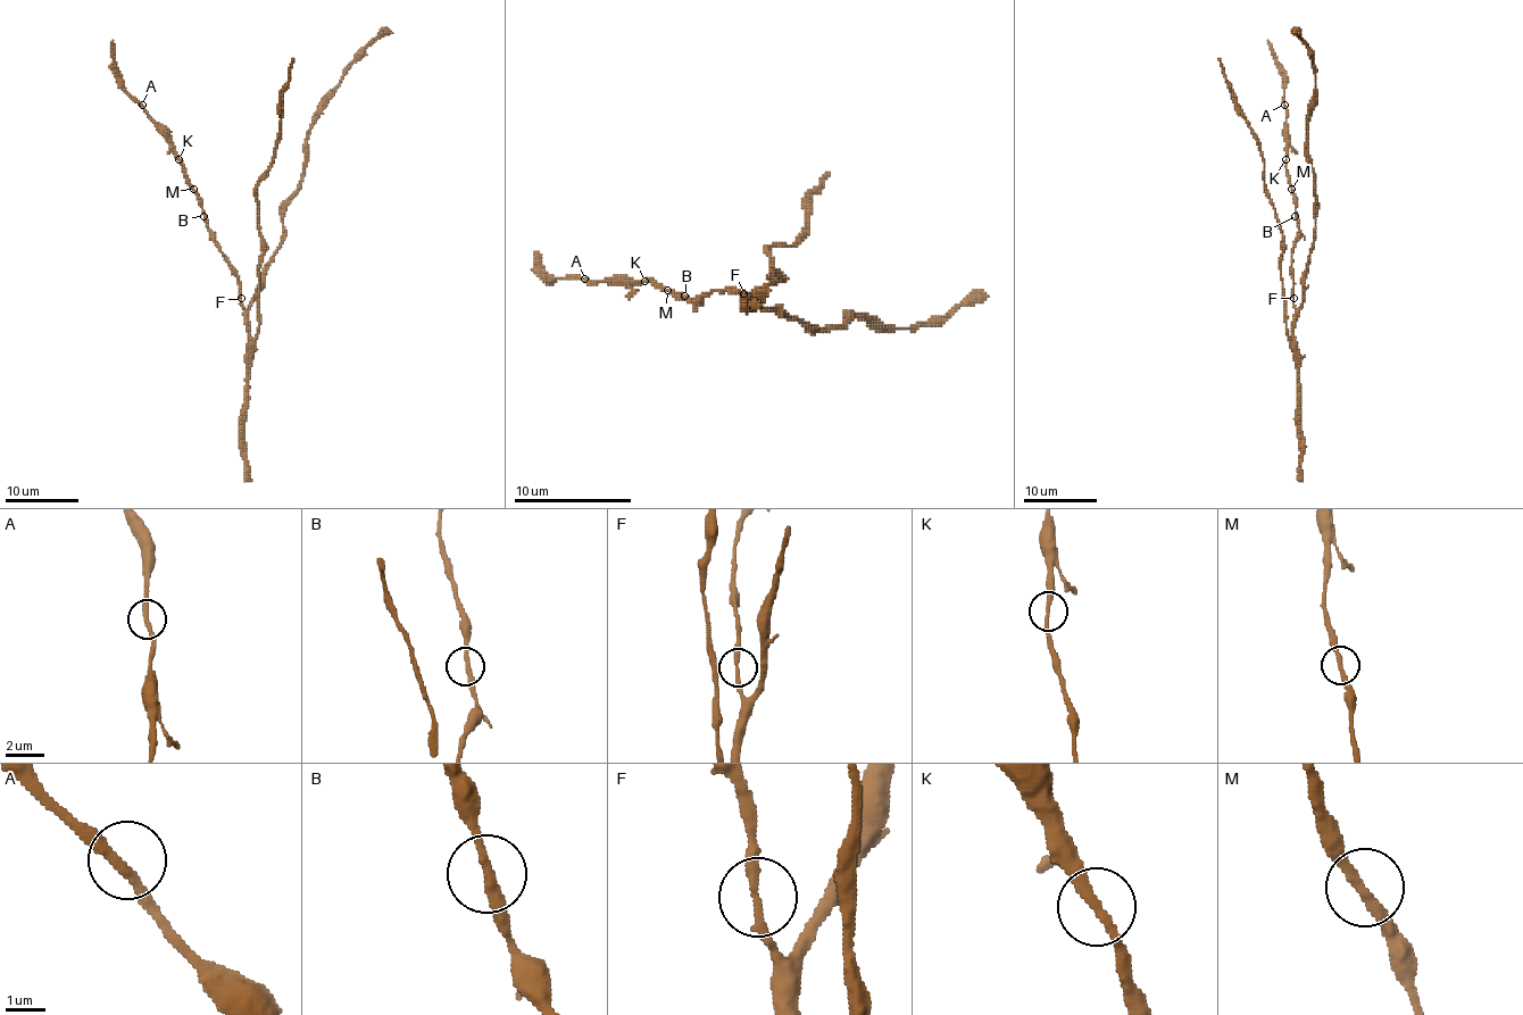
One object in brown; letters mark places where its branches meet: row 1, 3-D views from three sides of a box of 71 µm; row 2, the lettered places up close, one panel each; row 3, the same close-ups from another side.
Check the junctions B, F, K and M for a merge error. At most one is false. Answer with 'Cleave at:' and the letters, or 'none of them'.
Cleave at: none of them

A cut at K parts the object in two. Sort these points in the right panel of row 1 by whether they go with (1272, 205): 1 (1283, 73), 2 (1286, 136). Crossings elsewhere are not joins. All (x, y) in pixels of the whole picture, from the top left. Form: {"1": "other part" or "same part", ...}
{"1": "other part", "2": "other part"}

